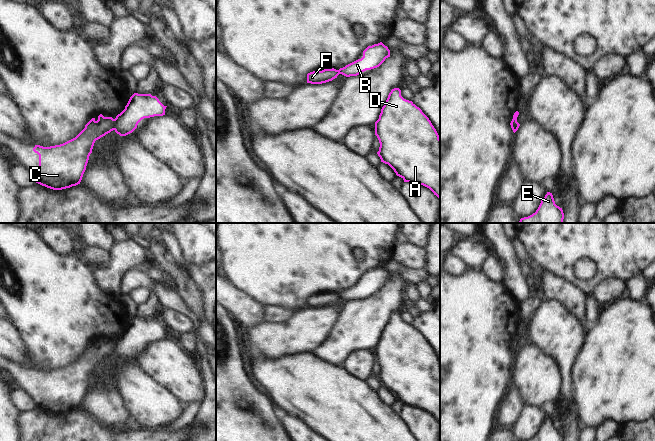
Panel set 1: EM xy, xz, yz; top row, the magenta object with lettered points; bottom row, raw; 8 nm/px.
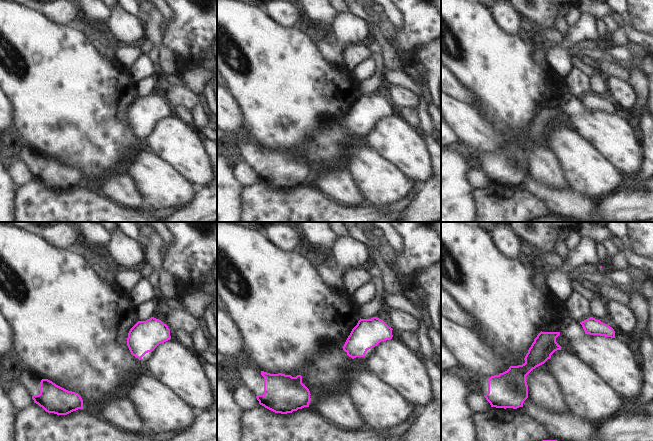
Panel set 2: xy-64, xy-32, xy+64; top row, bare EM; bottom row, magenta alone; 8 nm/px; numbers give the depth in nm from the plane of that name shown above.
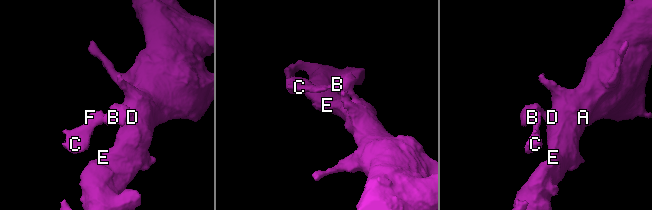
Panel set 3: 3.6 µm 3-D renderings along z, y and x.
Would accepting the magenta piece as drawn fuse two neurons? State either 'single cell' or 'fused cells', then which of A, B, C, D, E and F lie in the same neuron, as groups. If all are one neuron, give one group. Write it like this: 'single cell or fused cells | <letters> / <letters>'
fused cells | A B D E / C F

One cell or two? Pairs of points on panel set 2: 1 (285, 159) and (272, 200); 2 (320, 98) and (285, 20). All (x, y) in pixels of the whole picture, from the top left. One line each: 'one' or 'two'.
1: two
2: two

